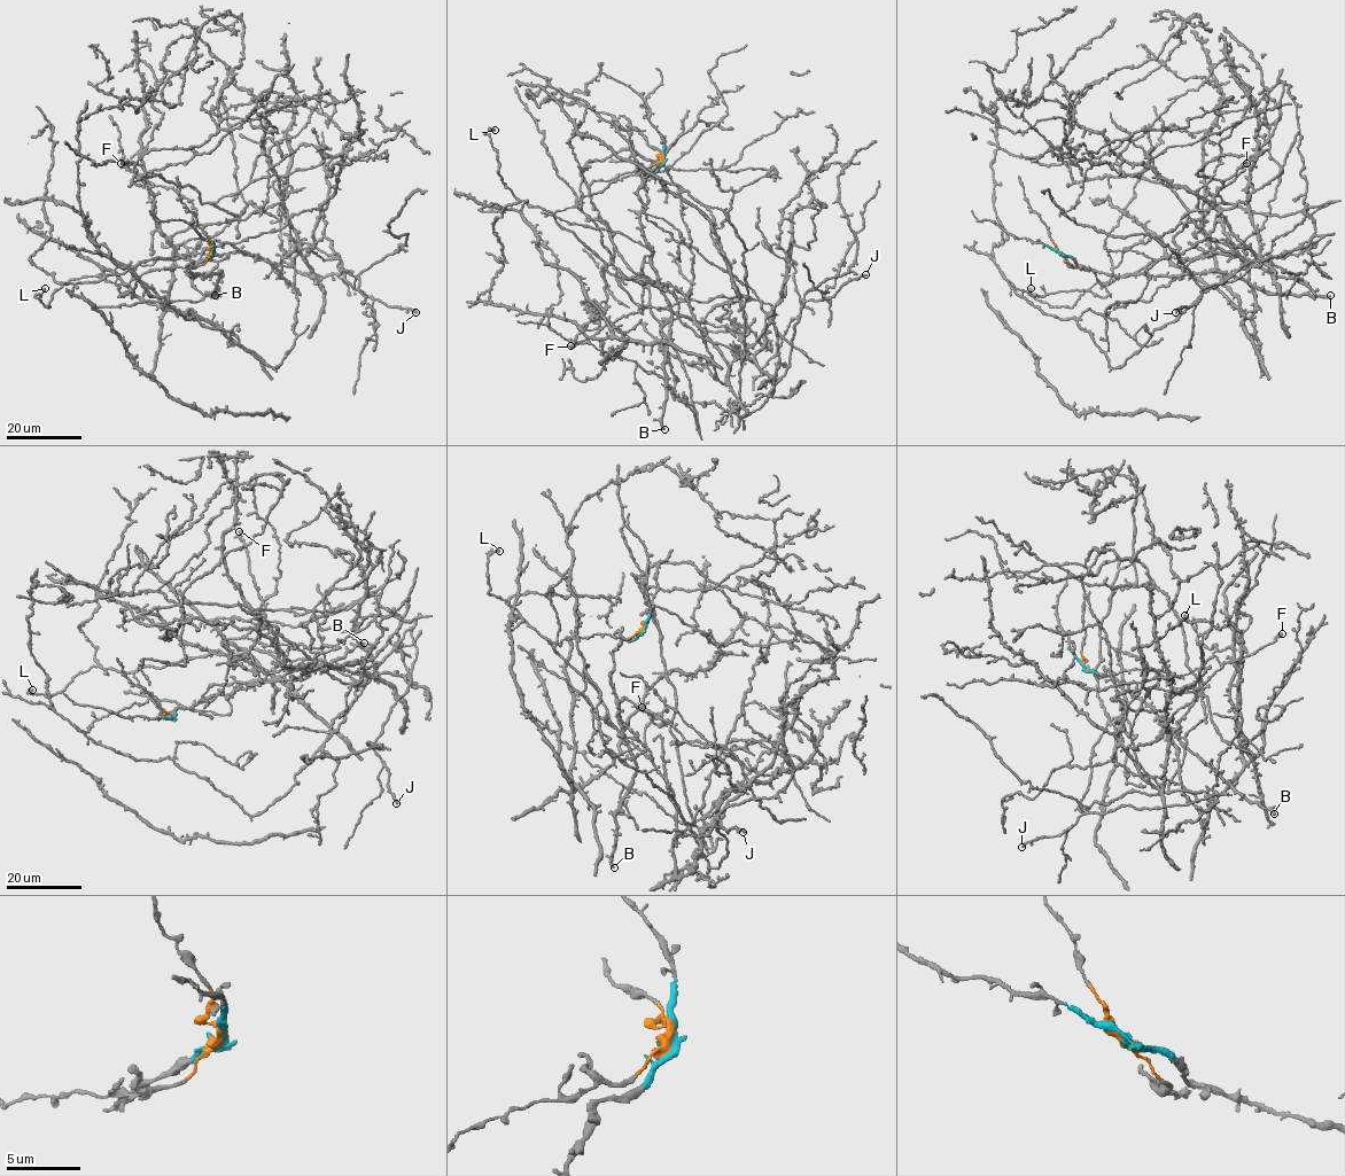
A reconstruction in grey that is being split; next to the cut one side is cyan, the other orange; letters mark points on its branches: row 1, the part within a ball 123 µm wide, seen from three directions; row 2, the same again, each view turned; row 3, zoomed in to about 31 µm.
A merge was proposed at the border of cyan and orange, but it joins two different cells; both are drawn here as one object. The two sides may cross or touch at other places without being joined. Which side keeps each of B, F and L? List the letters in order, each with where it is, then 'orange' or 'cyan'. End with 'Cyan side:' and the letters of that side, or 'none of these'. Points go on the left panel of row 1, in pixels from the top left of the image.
B: at (215, 295); cyan
F: at (121, 163); orange
L: at (45, 288); orange
Cyan side: B

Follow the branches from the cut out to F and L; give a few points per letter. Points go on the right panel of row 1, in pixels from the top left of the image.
F: (1059, 252), (1102, 283), (1163, 257), (1212, 255), (1181, 262), (1173, 238), (1248, 163)
L: (1059, 252), (1072, 266), (1091, 270), (1102, 283), (1113, 280), (1096, 282), (1071, 306), (1035, 298), (1032, 288)

